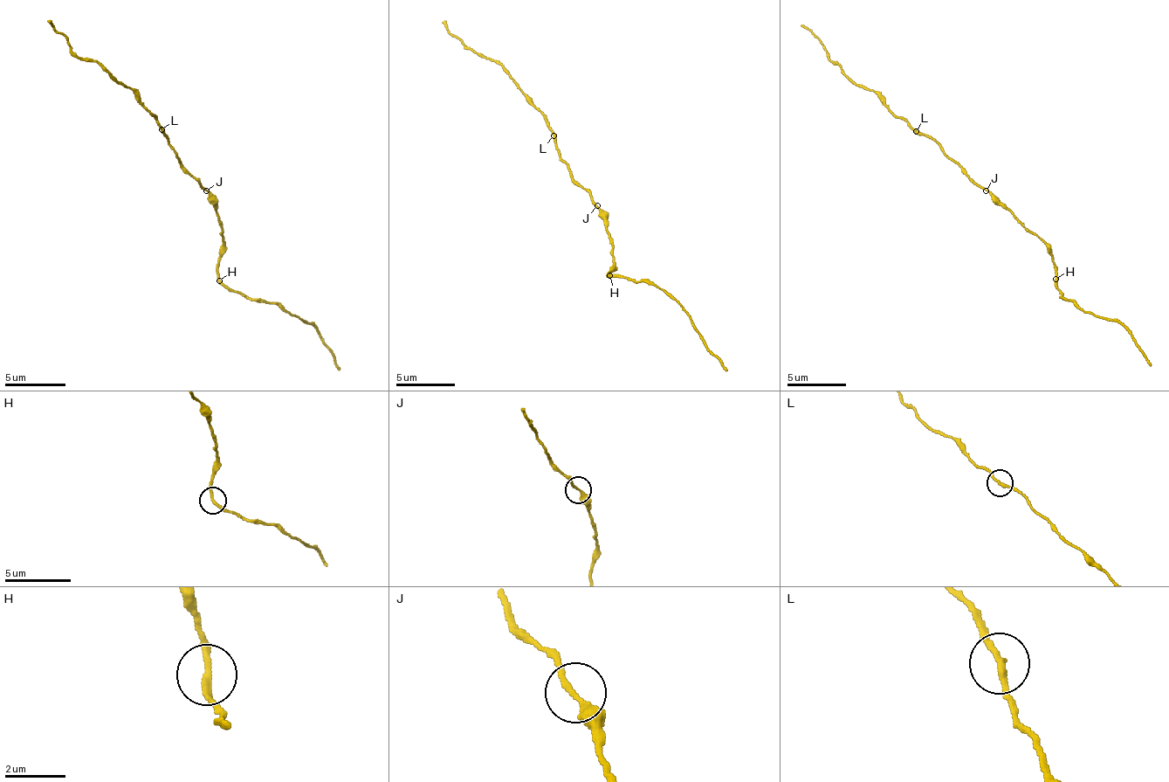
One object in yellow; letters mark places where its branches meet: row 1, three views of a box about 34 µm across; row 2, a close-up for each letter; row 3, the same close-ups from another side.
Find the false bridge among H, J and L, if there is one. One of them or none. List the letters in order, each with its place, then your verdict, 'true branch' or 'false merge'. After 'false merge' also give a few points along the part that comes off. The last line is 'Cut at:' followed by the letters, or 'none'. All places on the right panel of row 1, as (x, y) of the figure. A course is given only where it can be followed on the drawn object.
H: place (1055, 279); true branch
J: place (986, 190); true branch
L: place (916, 131); true branch
Cut at: none

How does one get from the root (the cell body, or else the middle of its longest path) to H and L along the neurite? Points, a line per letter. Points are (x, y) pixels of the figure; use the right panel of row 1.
H: (989, 190), (1045, 244), (1056, 280)
L: (989, 190), (980, 188), (930, 138), (915, 132)

